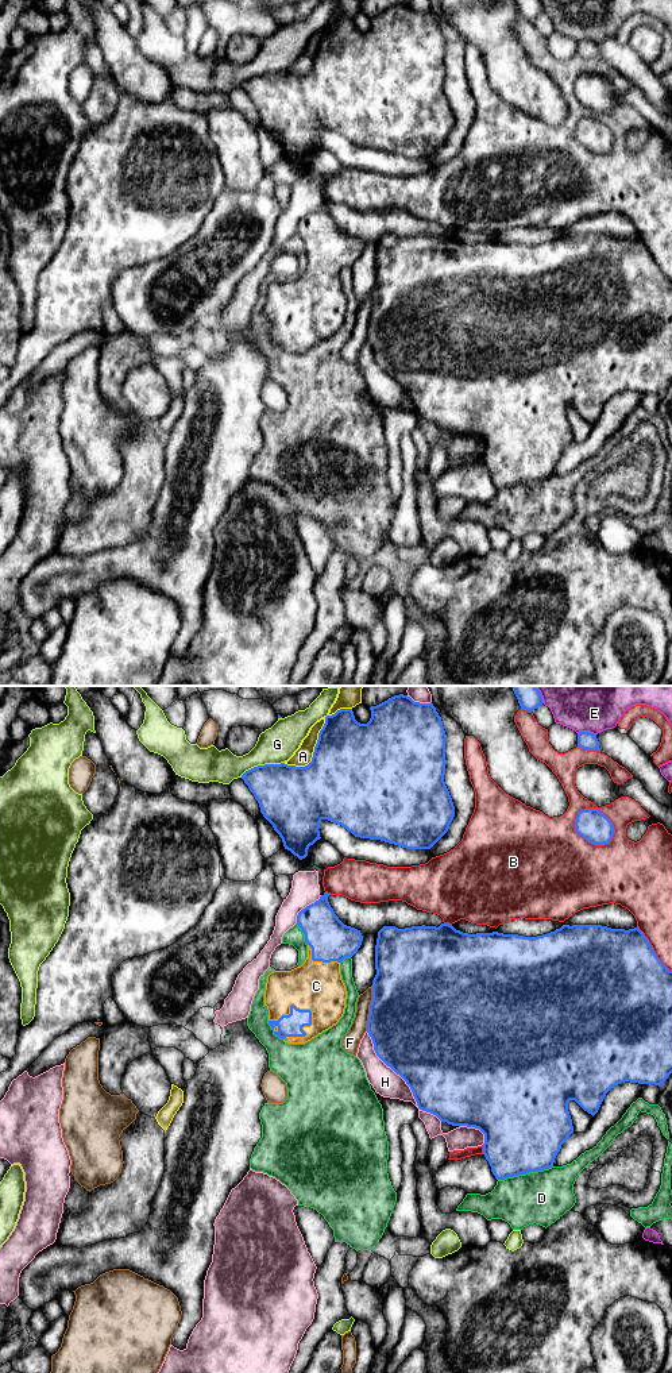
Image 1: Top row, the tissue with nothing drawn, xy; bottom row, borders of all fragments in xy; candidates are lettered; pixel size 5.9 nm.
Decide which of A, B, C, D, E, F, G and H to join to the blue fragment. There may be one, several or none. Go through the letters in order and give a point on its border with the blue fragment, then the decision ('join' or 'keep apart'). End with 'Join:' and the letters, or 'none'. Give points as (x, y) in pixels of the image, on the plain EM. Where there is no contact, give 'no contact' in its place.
A: contact xy (313, 61); keep apart
B: contact xy (602, 122); keep apart
C: contact xy (290, 317); join
D: contact xy (525, 482); keep apart
E: contact xy (587, 41); keep apart
F: contact xy (370, 317); keep apart
G: contact xy (262, 74); keep apart
H: contact xy (404, 388); keep apart
Join: C

